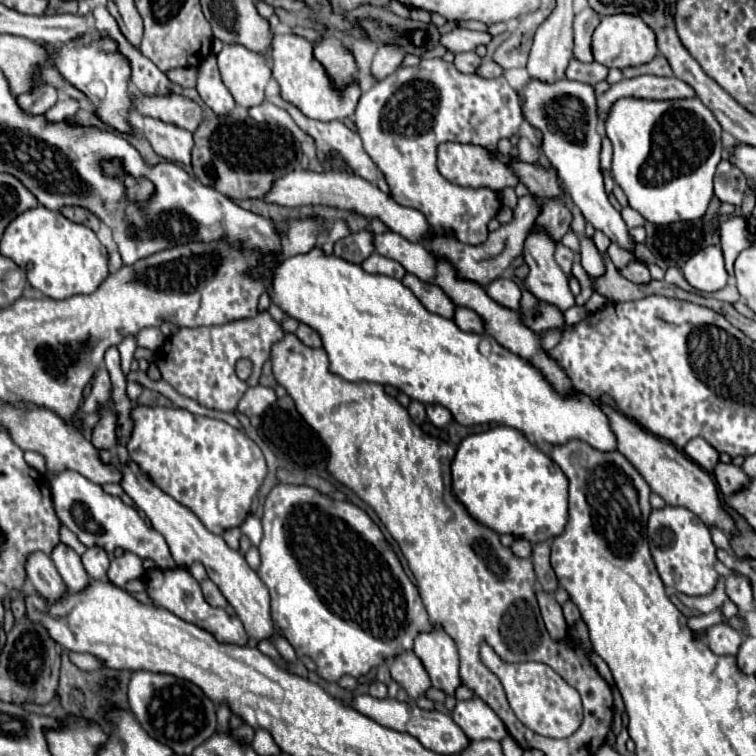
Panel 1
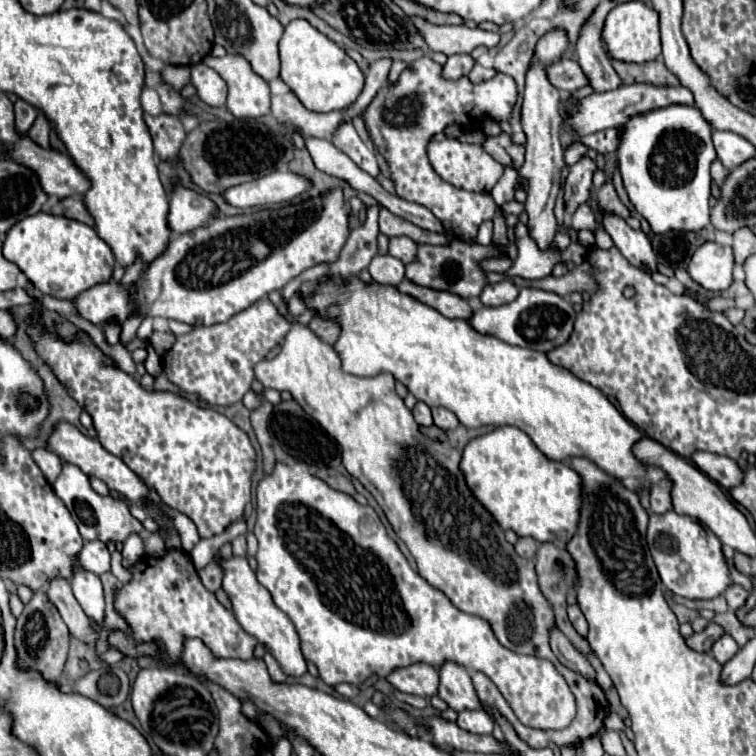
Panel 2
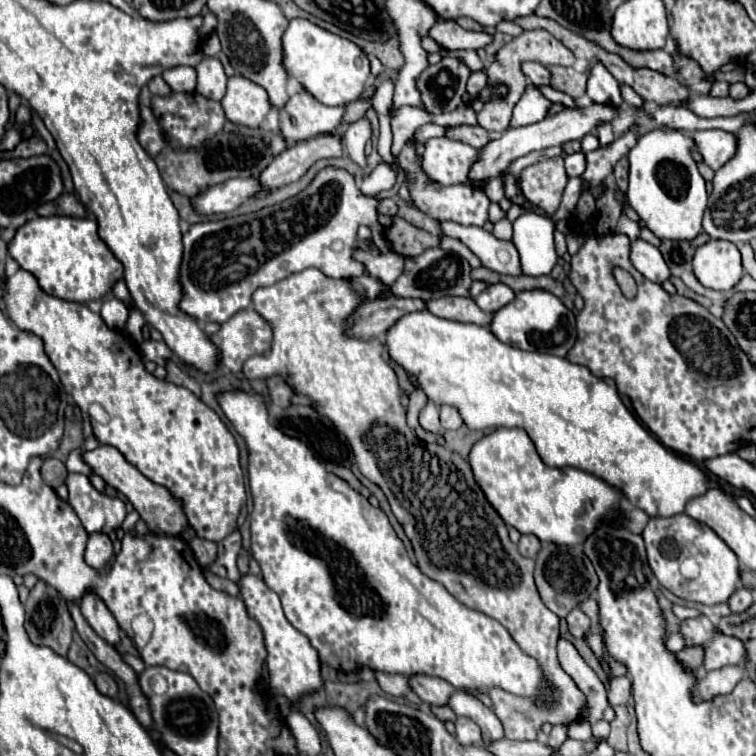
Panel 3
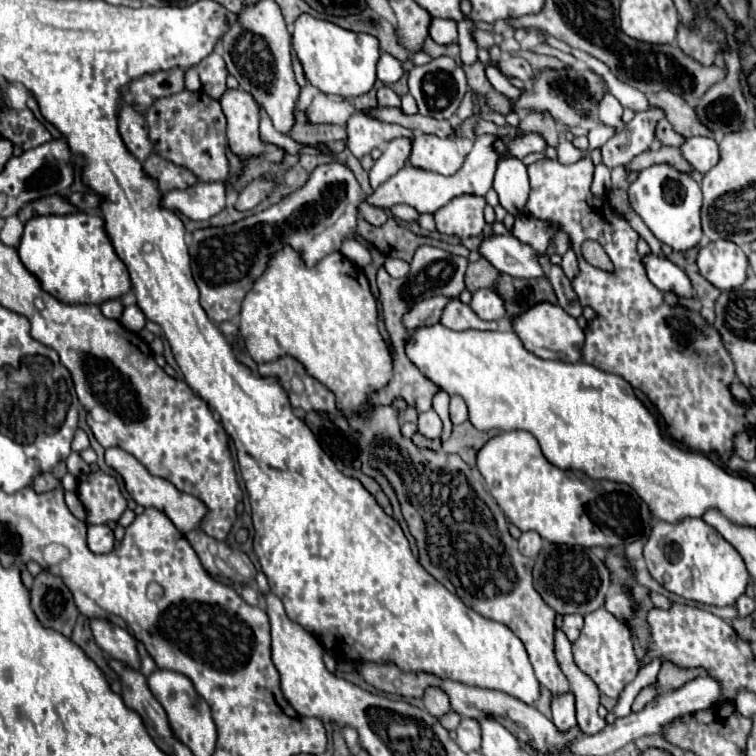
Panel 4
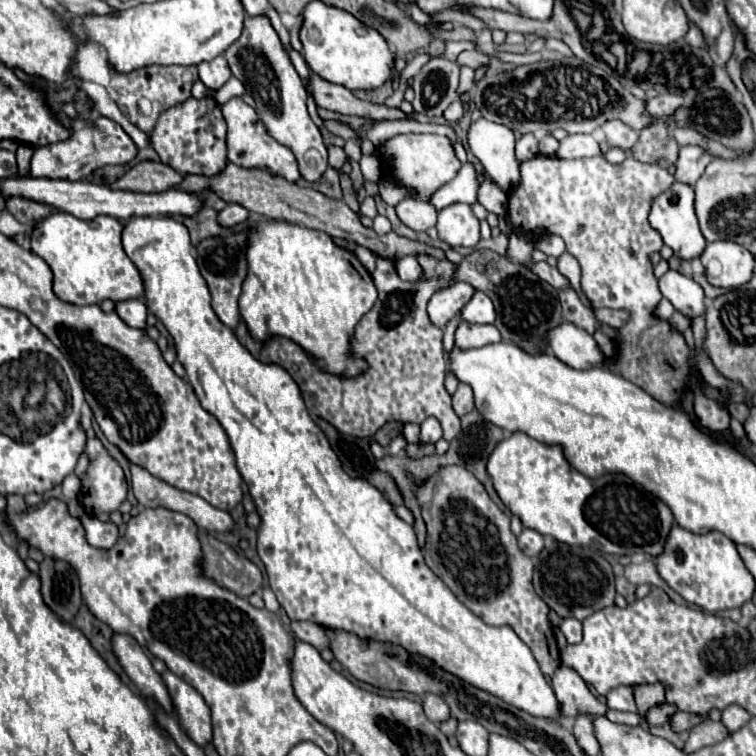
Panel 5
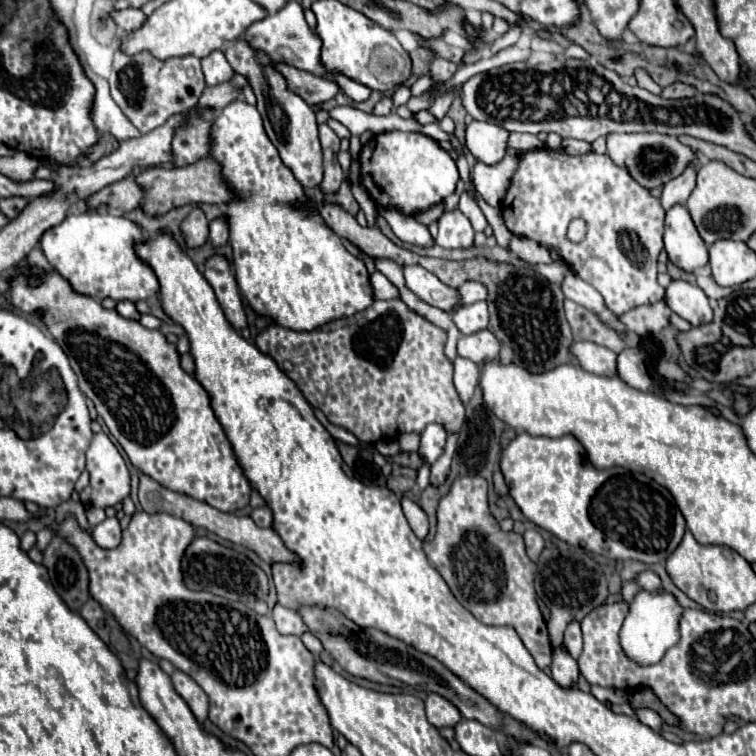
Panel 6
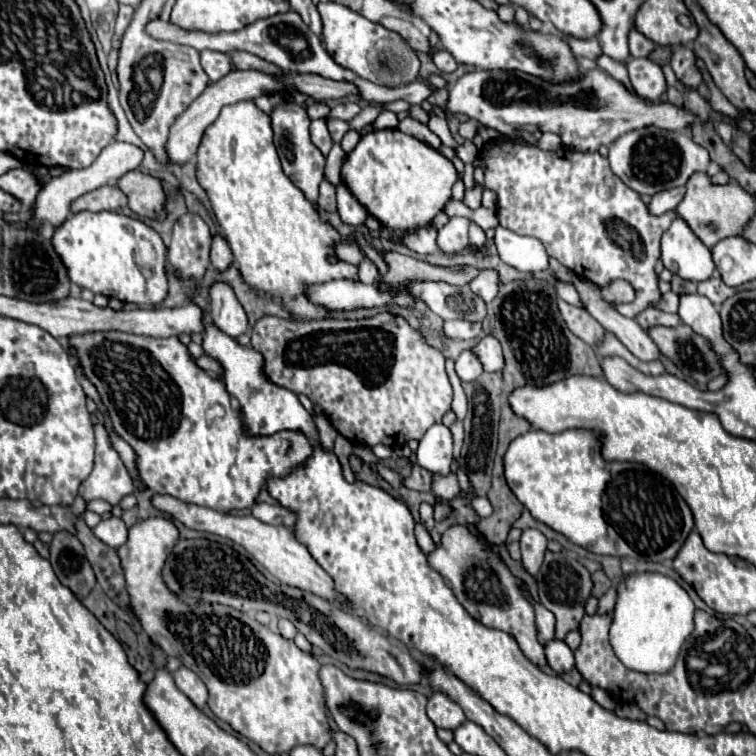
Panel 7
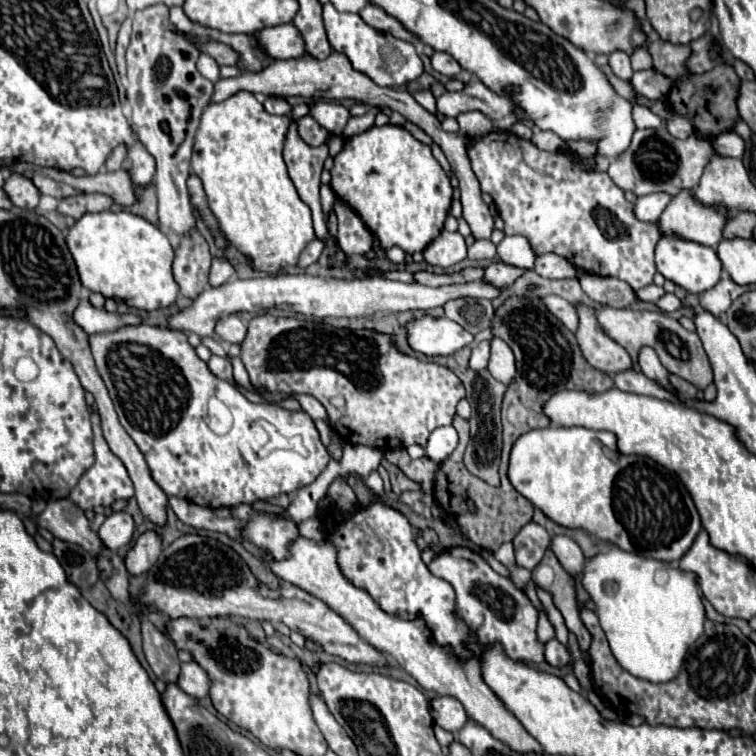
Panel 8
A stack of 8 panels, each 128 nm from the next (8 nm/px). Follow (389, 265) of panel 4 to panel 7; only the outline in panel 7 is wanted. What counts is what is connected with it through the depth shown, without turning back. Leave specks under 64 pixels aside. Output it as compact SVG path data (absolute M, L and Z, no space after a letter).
M406 282L400 284L406 286L412 294L418 294L418 298L422 298L422 302L426 302L430 306L432 312L436 312L440 318L444 320L466 320L466 322L482 322L486 318L486 302L482 298L478 298L470 286L450 286L444 282Z

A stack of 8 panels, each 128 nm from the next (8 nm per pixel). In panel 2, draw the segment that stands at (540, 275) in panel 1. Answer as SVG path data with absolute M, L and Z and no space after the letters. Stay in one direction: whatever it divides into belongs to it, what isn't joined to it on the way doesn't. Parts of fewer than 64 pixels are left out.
M552 30L550 34L542 36L536 46L536 56L532 62L532 68L526 74L526 90L524 90L524 102L522 102L522 128L528 136L526 142L526 160L520 168L520 174L528 180L528 198L524 202L526 214L528 214L528 226L534 230L534 238L546 246L546 242L552 244L552 238L558 230L556 218L554 218L554 202L560 190L560 174L564 164L564 150L560 144L560 126L562 126L562 98L560 92L548 82L546 68L554 62L558 62L564 54L564 48L568 46L566 34L562 30Z

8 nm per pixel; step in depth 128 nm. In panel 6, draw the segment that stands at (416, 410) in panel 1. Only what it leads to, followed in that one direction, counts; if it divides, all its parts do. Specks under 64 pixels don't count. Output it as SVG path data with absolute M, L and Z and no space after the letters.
M428 424L422 432L422 440L420 440L420 448L418 454L426 464L434 464L442 452L444 452L444 444L446 444L446 430L442 424Z

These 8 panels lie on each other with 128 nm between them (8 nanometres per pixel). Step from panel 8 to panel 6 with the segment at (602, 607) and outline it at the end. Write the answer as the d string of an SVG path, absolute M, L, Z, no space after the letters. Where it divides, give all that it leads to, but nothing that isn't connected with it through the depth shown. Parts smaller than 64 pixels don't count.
M660 588L656 592L640 590L630 600L628 614L620 628L620 646L622 646L624 654L640 666L650 666L650 664L660 662L664 658L664 654L680 640L678 624L680 624L682 612L684 612L684 608L676 600L676 596L672 596L664 588Z

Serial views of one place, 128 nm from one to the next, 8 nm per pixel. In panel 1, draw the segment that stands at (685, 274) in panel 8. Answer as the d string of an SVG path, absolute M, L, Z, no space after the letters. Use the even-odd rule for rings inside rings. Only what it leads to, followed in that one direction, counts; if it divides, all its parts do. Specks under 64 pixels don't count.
M618 100L606 118L606 136L614 146L612 176L628 196L628 204L652 224L690 222L706 214L714 196L712 180L722 154L722 128L698 100ZM656 148L656 168L642 168Z

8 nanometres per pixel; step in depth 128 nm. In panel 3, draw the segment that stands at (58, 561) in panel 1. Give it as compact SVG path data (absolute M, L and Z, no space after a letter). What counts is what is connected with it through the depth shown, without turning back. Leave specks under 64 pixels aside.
M92 592L86 594L86 598L82 598L82 602L80 602L80 610L82 610L86 622L92 626L92 630L102 640L106 640L112 646L120 644L120 626L96 594L92 594Z

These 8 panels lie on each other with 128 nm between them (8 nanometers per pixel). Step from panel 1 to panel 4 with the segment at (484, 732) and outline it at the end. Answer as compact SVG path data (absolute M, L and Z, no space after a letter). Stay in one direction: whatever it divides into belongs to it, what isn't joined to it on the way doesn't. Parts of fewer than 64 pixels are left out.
M462 718L460 726L458 726L458 746L464 750L464 752L474 752L474 750L480 750L480 724L474 722L472 718Z

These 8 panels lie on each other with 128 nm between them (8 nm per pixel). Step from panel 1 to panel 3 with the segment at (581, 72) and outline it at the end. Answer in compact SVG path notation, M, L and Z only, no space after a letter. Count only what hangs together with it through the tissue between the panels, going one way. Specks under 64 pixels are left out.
M522 62L522 72L526 78L530 78L530 82L534 86L542 86L542 84L550 84L550 72L546 66L538 64L538 62Z

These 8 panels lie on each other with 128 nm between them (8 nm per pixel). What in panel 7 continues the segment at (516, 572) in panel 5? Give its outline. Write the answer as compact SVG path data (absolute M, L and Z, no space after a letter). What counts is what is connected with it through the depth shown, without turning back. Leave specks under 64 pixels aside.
M466 526L448 528L442 536L440 546L428 556L428 564L432 570L442 574L442 578L456 594L458 602L470 612L472 618L476 618L482 626L496 628L514 636L524 656L536 666L546 664L544 646L536 638L534 608L520 592L520 580L514 578L506 564L502 564L502 560L496 554L488 552L484 544L480 544L478 538L468 532Z

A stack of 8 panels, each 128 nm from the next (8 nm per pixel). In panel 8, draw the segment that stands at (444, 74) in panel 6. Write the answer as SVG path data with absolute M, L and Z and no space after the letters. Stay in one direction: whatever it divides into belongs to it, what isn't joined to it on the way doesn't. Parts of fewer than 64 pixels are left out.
M434 52L432 66L434 66L436 72L442 72L442 74L446 74L450 78L454 78L462 70L460 64L450 54L444 54L444 52Z

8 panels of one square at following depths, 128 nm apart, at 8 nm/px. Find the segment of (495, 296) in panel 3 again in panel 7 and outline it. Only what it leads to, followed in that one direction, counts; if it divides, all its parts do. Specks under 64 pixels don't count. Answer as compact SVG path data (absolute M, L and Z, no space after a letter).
M448 320L444 322L444 334L452 340L472 340L482 334L482 326L470 326L470 322Z

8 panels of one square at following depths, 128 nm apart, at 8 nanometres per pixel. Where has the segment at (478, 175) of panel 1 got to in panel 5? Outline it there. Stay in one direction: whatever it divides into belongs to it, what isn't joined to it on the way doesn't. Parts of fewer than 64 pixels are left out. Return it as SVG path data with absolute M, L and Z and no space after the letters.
M398 134L386 140L372 154L384 164L382 178L388 178L388 172L390 172L390 178L400 186L408 188L410 196L416 200L432 198L432 194L440 186L448 184L462 166L454 154L452 140L438 134Z

